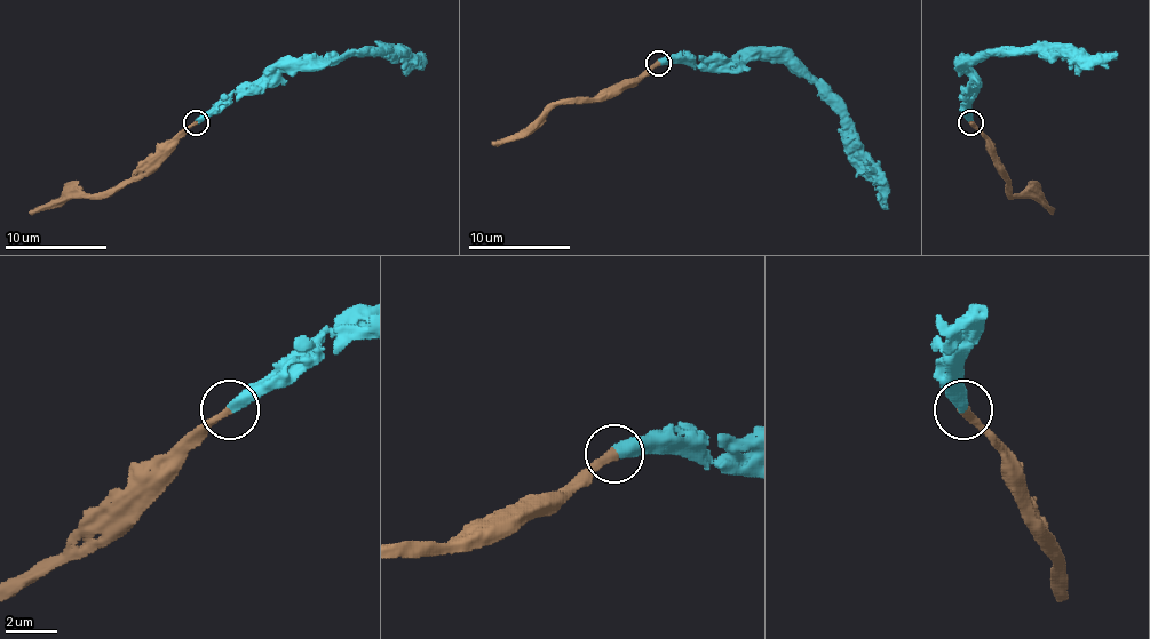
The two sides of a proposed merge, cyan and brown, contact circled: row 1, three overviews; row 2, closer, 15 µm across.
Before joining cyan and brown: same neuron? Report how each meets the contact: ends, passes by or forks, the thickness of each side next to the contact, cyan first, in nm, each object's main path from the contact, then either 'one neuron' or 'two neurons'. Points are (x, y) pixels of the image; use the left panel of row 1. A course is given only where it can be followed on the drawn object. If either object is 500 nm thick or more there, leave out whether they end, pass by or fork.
cyan ends; brown ends; calibres 460 and 300 nm; course cyan (196, 121), (235, 92), (267, 86), (283, 71), (328, 63), (351, 53), (425, 53); course brown (196, 121), (160, 148), (127, 181), (106, 191), (66, 196), (46, 208), (28, 210); one neuron

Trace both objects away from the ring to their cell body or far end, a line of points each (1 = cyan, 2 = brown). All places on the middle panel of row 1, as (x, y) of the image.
1: (659, 63), (730, 63), (745, 58), (791, 61), (845, 121), (847, 154), (872, 183), (888, 208)
2: (659, 63), (591, 98), (552, 104), (529, 125), (491, 145)

